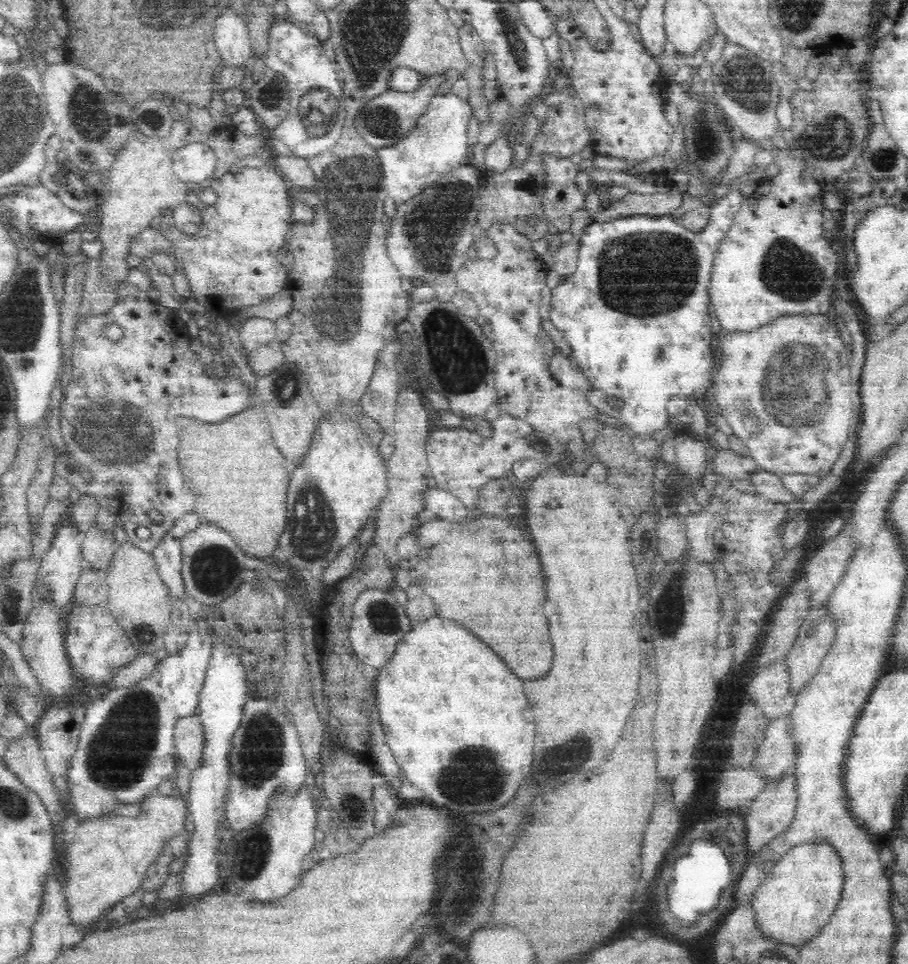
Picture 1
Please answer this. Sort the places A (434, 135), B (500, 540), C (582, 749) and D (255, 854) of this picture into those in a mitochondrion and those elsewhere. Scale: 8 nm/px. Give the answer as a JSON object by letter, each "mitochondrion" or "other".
{"A":"mitochondrion","B":"mitochondrion","C":"mitochondrion","D":"mitochondrion"}

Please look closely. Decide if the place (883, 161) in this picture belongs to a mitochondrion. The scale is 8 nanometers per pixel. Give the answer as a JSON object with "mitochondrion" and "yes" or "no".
{"mitochondrion":"yes"}

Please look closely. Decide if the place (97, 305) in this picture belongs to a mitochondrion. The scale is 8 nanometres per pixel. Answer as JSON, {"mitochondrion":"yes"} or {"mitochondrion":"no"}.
{"mitochondrion":"no"}

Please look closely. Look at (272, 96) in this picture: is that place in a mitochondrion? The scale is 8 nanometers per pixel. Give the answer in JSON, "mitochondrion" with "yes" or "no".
{"mitochondrion":"yes"}

